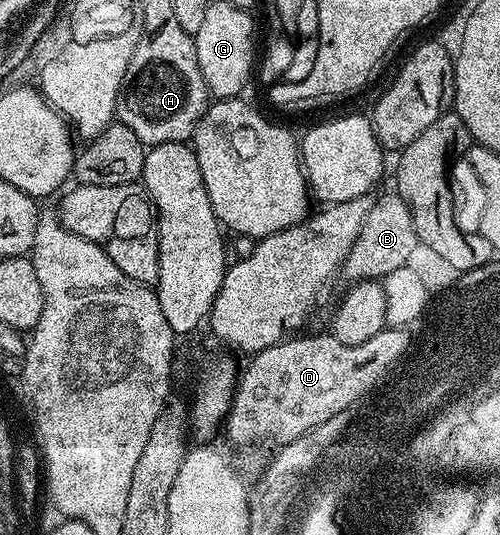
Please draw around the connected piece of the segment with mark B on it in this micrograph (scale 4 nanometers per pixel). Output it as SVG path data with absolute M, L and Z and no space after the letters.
M389 191L383 198L377 200L370 211L350 255L344 261L343 276L349 277L349 282L371 281L385 279L398 268L407 266L411 257L418 250L418 238L414 219L410 215L410 207L395 191Z

